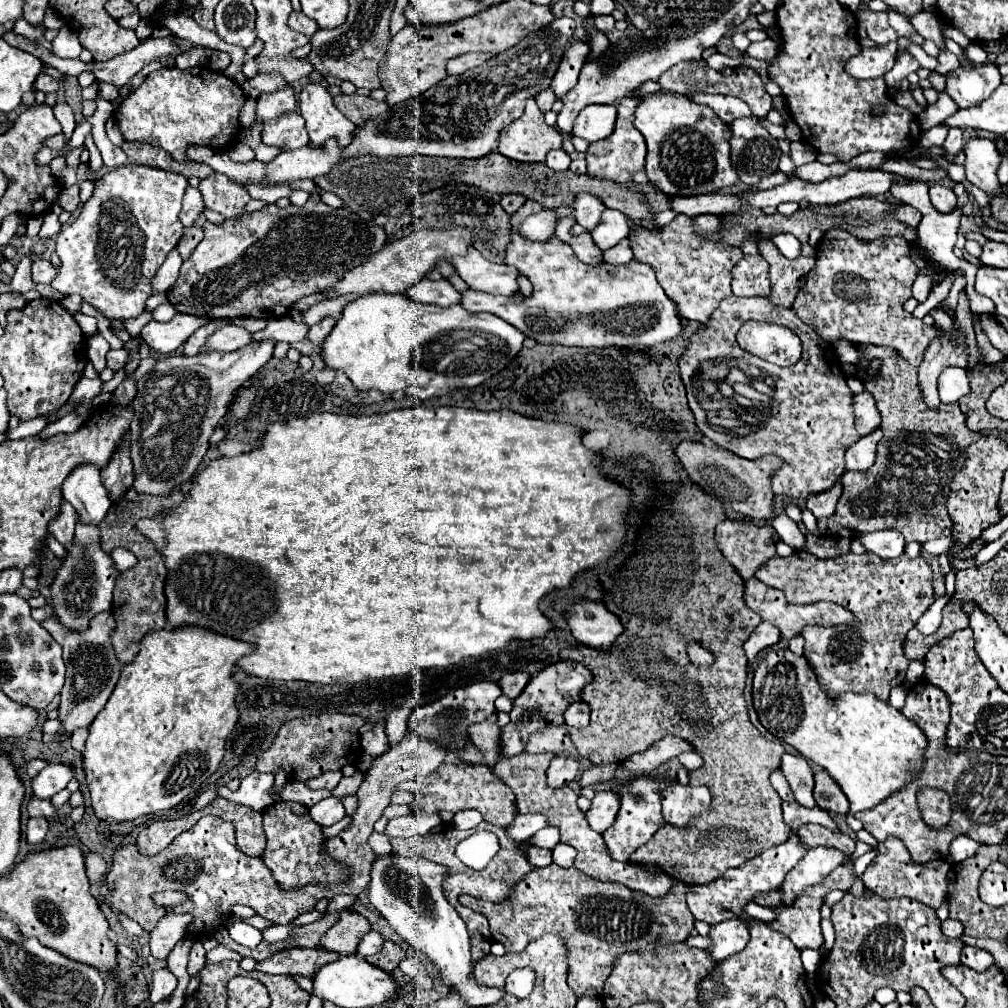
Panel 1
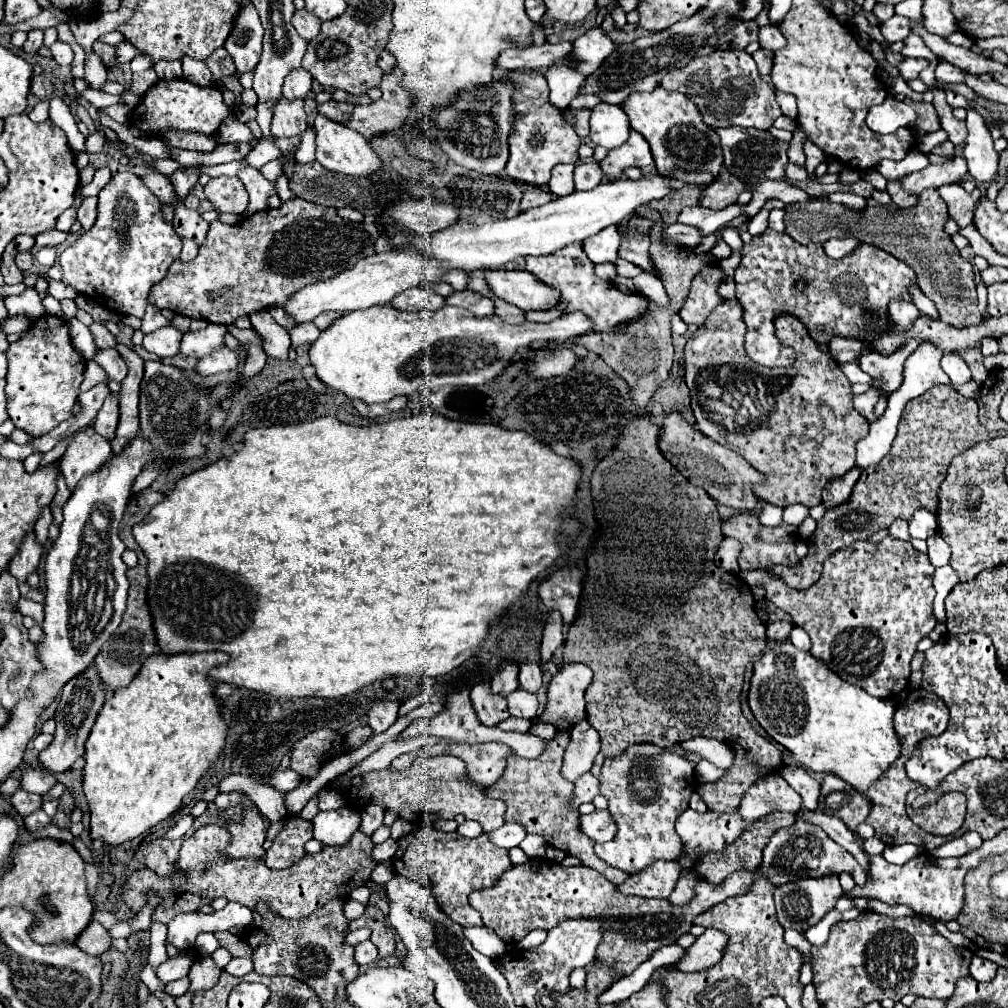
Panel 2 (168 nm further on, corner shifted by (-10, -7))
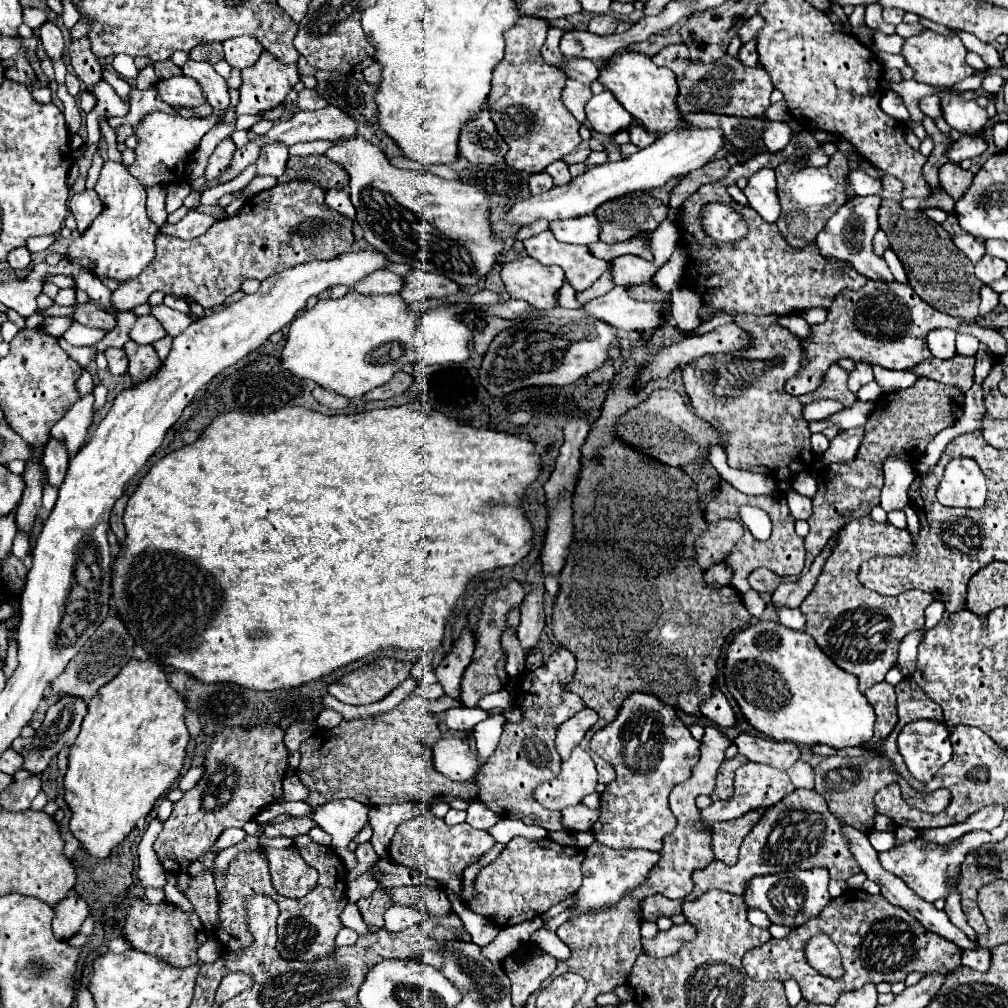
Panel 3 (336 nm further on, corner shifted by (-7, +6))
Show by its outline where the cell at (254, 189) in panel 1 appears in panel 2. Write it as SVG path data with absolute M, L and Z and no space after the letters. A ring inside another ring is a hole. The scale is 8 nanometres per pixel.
M243 168L239 172L239 178L241 182L245 184L247 192L249 192L249 210L245 210L243 216L249 216L249 214L257 214L267 206L267 200L269 196L275 196L277 190L275 190L275 182L273 180L267 180L257 168Z

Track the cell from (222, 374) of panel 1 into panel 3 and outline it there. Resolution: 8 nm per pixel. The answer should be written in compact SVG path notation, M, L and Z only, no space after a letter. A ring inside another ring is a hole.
M128 341L124 345L124 353L128 357L128 373L134 383L144 381L156 373L156 367L160 367L160 359L152 345L138 345L134 341Z

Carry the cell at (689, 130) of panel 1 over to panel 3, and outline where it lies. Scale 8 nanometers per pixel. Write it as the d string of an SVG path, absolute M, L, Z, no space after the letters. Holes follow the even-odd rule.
M624 51L608 57L600 65L600 77L598 81L616 95L620 105L634 117L638 119L648 131L658 133L662 137L664 133L676 129L676 127L686 127L688 123L682 121L682 115L676 107L676 79L674 73L666 67L654 65L654 61L638 51Z

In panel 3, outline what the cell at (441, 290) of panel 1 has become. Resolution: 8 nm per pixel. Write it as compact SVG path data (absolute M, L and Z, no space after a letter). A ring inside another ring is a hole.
M378 269L372 273L372 277L360 281L360 285L354 285L352 291L362 293L362 295L382 295L382 293L398 293L402 289L404 281L400 275L388 271L388 269Z

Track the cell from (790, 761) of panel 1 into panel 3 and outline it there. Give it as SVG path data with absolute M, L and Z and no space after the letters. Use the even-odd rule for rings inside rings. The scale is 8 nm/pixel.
M796 761L790 769L788 769L788 775L792 779L792 783L796 787L802 787L802 789L814 789L814 773L812 773L812 767L806 763L806 761Z

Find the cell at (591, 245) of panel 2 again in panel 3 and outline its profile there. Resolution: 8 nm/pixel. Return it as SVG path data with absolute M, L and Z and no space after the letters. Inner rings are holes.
M584 215L584 217L574 217L568 221L552 221L550 231L562 243L590 245L598 241L600 223L594 215Z

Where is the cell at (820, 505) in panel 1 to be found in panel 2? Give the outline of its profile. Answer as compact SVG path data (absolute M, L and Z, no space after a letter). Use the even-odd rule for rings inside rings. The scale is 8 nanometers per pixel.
M855 466L843 478L829 482L827 490L823 490L823 506L827 510L833 510L835 506L847 502L847 498L851 496L851 490L853 490L853 486L855 486L855 482L859 478L859 474L861 474L861 470Z

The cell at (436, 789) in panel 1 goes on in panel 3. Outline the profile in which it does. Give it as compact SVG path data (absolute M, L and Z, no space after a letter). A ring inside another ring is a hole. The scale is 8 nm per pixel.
M408 695L400 705L396 705L388 713L380 713L376 717L364 717L364 719L352 719L344 721L334 729L318 729L314 735L310 735L300 745L300 765L296 769L296 775L300 781L308 787L310 795L304 799L312 809L316 805L324 805L326 801L336 799L354 799L364 805L382 805L382 803L402 803L402 801L428 801L428 803L450 803L452 799L476 799L476 789L466 783L454 783L446 779L444 775L436 773L436 769L430 765L428 759L428 745L440 739L440 729L436 723L436 715L426 709L428 699L422 695Z

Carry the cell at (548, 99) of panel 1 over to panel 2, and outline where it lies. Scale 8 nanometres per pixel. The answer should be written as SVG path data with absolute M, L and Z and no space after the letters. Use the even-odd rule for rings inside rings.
M551 66L545 72L545 78L549 82L549 90L551 90L551 104L557 106L557 110L567 110L569 102L577 96L585 76L577 74L575 70L567 68L567 66Z

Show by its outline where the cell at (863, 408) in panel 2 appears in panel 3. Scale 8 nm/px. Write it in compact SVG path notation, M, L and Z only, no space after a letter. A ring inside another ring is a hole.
M858 361L854 365L854 369L850 371L850 377L848 377L848 389L852 393L856 393L862 385L874 381L874 375L872 375L872 365L864 363L864 361Z

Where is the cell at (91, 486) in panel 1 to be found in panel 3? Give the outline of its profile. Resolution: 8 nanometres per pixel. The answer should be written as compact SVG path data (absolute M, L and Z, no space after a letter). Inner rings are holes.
M92 393L84 395L52 427L52 437L56 437L58 441L62 441L66 445L70 457L76 455L78 449L86 441L86 431L88 431L88 427L92 423L92 403L94 403L94 395Z

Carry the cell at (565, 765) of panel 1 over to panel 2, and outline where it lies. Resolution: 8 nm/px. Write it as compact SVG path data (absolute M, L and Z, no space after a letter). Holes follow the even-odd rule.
M583 718L571 728L571 742L565 750L563 758L563 778L569 782L575 782L583 774L587 774L595 762L595 756L599 752L599 734L595 728Z

